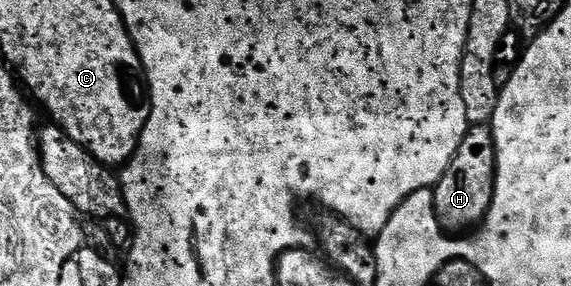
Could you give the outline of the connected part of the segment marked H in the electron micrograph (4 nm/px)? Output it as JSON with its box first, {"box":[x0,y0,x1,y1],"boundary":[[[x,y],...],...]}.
{"box":[435,124,495,231],"boundary":[[[490,124],[472,125],[464,132],[461,147],[449,163],[449,171],[435,184],[435,214],[447,231],[467,231],[470,225],[478,226],[487,216],[495,194],[495,137]]]}

